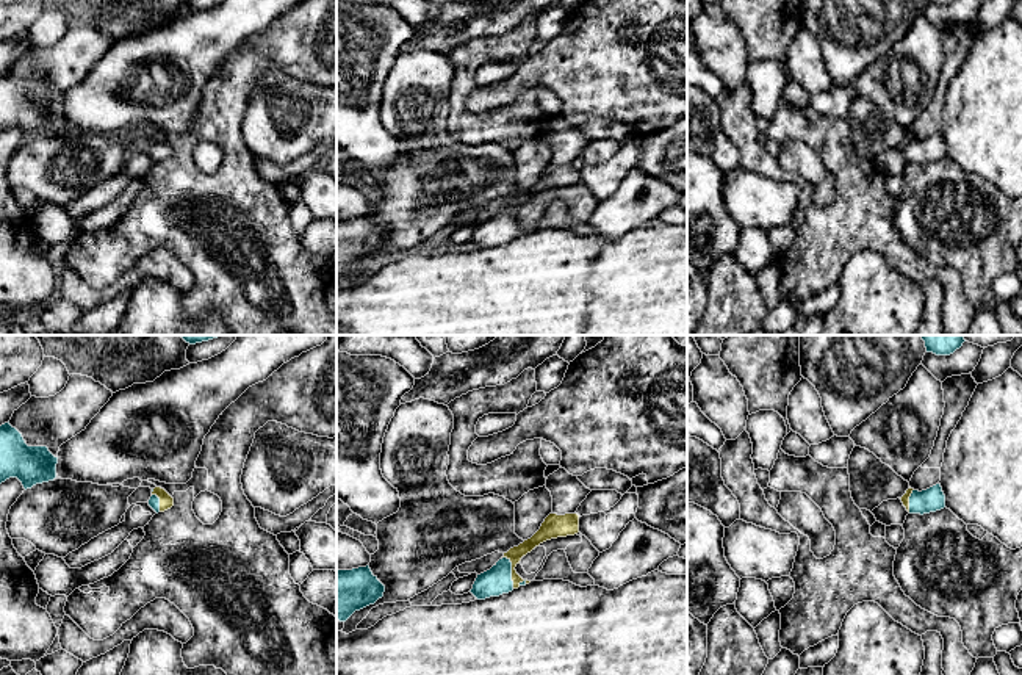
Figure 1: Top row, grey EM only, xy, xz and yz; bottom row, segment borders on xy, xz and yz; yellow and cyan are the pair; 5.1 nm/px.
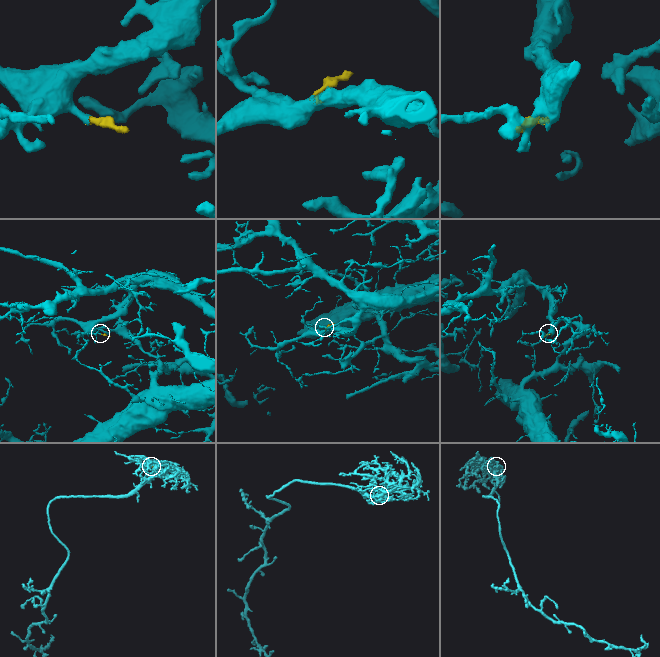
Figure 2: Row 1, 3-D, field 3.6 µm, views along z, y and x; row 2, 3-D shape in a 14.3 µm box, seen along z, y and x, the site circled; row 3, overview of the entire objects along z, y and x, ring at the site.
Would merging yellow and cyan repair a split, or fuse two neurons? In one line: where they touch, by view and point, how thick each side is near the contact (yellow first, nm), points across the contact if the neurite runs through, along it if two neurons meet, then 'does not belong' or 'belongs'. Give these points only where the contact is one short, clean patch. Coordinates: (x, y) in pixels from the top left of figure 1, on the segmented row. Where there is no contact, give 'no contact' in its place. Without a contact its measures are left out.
xz (512, 572) | 70/140 nm | across xz (543, 534), (512, 559), (512, 572), (506, 578), (498, 580) | belongs

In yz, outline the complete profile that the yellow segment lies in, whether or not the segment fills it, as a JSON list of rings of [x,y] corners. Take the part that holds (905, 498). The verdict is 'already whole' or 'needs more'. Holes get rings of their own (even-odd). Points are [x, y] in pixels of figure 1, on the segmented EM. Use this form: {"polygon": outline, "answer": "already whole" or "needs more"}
{"polygon": [[[941,484],[922,492],[909,487],[900,500],[909,514],[923,515],[945,507],[945,495]]], "answer": "needs more"}

